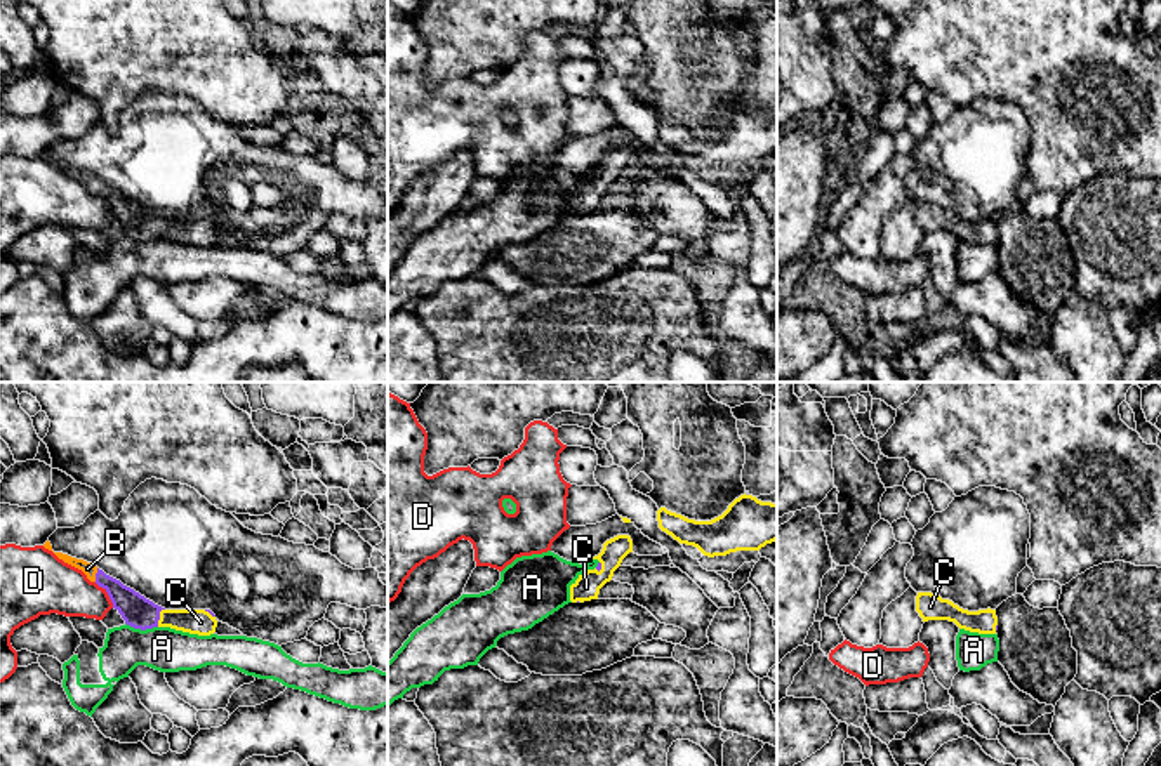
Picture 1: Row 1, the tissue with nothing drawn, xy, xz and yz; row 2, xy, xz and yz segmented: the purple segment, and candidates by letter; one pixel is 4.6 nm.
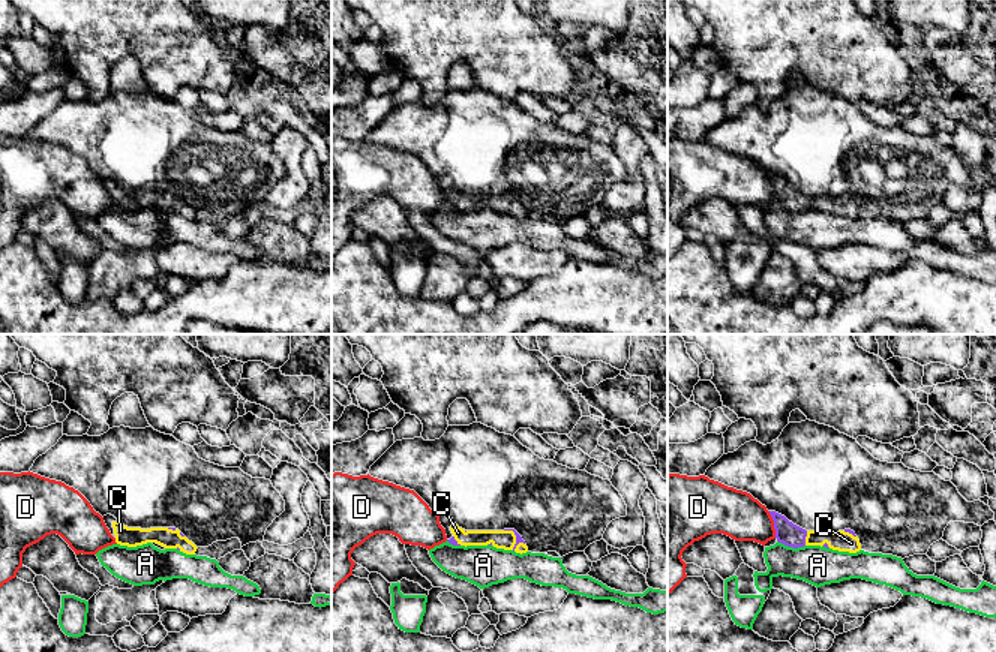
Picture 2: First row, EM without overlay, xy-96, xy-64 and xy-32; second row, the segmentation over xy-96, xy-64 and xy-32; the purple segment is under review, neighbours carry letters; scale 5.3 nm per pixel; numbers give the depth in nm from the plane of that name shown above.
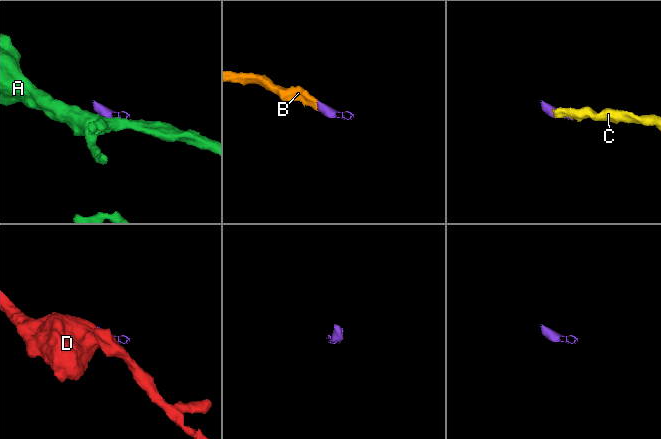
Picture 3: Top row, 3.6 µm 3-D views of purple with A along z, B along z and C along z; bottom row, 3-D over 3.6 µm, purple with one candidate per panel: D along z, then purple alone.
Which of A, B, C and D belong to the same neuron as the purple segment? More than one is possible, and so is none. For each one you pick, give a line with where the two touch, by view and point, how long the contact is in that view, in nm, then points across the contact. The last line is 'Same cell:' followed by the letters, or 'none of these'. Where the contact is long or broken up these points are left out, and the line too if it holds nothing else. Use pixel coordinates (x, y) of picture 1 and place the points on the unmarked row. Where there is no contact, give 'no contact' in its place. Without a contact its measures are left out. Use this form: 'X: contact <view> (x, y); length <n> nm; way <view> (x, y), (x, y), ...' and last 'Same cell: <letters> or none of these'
B: contact xy (96, 186); length 70 nm; way xy (136, 221), (108, 193), (96, 186), (87, 179)
C: contact xy (159, 228); length 90 nm; way xy (138, 223), (159, 228), (200, 233)
Same cell: B, C

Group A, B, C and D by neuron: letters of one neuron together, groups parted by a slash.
A / B C / D

